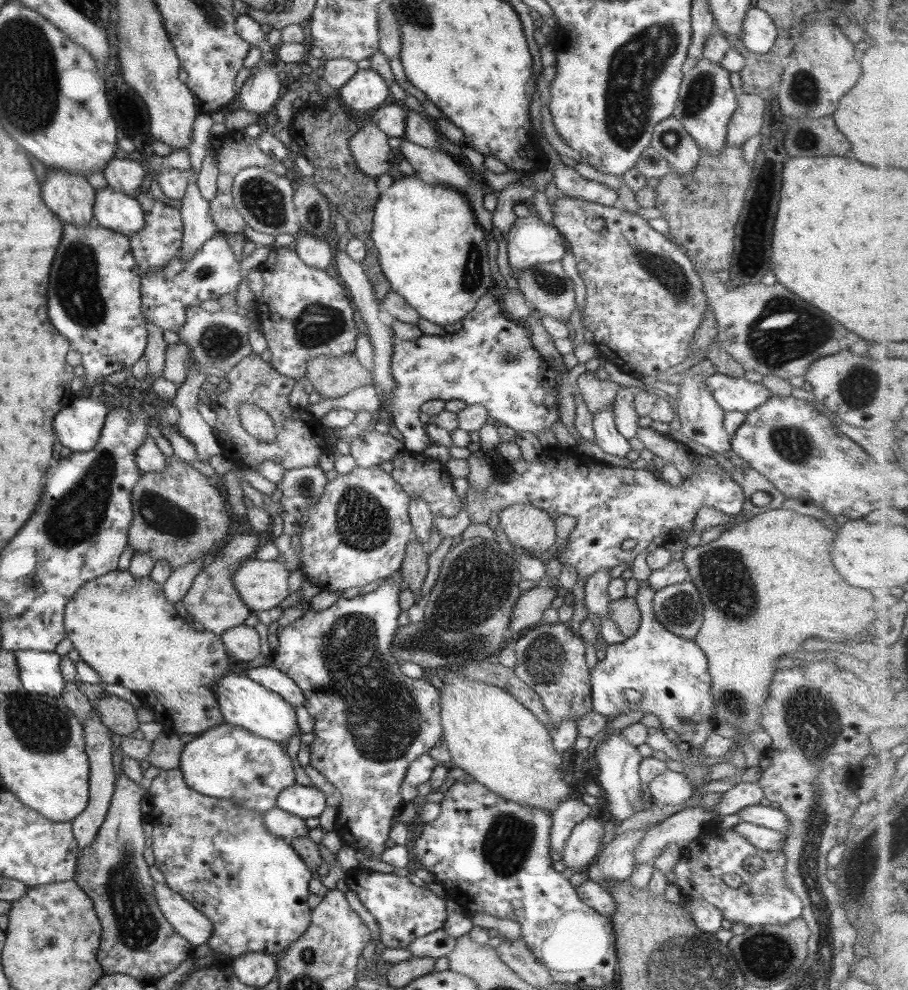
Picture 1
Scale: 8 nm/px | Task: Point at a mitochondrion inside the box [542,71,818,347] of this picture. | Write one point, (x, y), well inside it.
(675, 278)

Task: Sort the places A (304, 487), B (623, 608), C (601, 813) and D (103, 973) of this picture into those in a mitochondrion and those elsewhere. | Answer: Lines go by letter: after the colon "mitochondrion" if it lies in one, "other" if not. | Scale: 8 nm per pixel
A: mitochondrion
B: other
C: other
D: other

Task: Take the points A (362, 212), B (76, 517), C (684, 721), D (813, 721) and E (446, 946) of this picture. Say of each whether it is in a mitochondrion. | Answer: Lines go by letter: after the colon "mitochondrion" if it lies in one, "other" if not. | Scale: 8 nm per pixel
A: other
B: mitochondrion
C: mitochondrion
D: mitochondrion
E: other

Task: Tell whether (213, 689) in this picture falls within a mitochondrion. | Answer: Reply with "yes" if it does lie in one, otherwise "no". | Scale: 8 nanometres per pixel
no

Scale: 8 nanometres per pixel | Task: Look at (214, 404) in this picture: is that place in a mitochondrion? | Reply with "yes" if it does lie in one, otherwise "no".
no

